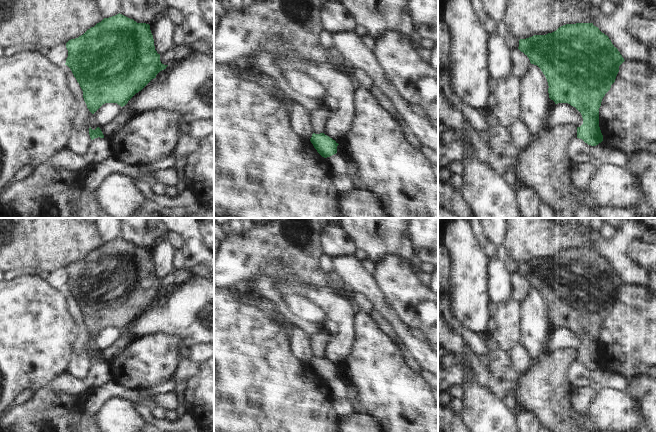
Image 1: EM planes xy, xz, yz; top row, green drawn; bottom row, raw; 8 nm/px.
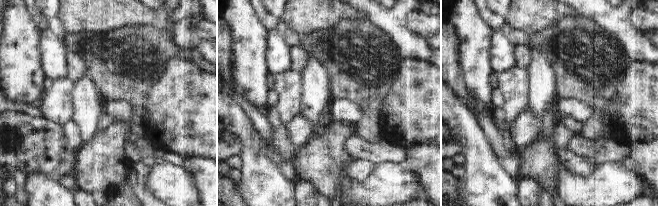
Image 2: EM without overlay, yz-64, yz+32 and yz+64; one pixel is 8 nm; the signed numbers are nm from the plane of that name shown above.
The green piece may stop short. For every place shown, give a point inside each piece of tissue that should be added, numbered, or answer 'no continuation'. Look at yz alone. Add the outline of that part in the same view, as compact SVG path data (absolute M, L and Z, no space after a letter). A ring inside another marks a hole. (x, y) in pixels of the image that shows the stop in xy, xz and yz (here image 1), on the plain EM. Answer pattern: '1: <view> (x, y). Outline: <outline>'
no continuation

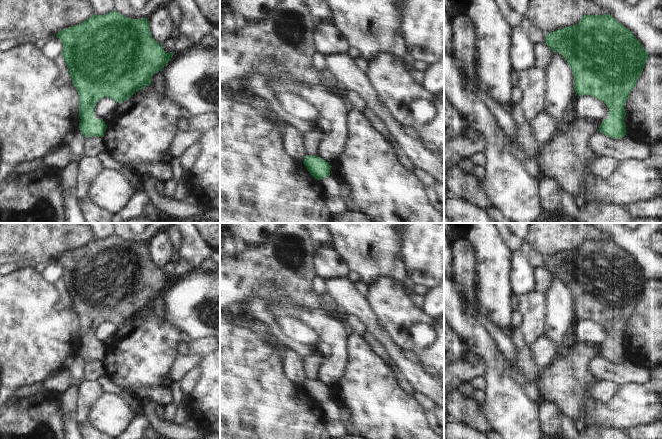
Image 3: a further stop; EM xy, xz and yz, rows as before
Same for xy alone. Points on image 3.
no continuation

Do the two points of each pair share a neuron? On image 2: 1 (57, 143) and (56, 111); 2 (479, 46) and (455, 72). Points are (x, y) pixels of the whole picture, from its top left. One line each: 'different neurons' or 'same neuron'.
1: different neurons
2: different neurons

